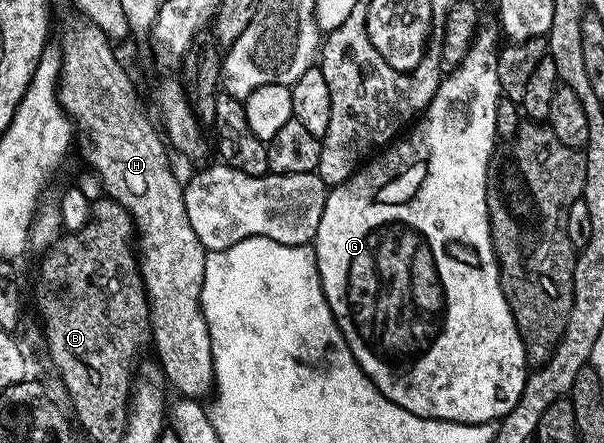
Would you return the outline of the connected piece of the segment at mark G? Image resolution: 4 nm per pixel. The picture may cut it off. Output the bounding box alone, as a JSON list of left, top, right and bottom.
[315,23,527,424]

